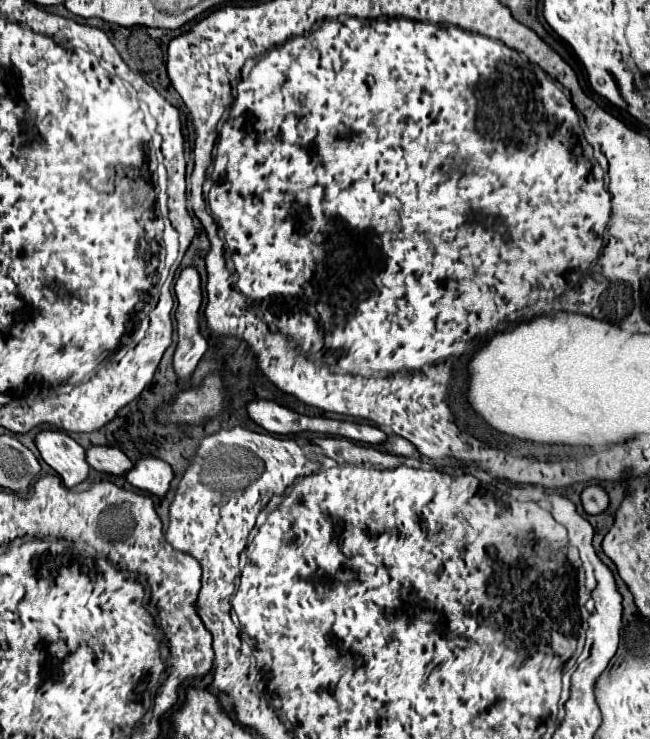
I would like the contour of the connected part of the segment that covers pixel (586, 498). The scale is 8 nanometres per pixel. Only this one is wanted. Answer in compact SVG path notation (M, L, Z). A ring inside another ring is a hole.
M591 484L581 492L581 502L587 514L601 514L609 506L609 496L603 486Z

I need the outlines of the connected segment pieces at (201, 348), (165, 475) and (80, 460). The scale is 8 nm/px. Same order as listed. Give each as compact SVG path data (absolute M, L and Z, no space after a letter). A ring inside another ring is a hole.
M187 266L187 268L181 270L179 280L175 282L175 296L177 296L175 318L177 318L177 338L179 338L179 342L177 342L177 350L175 350L175 356L173 356L173 368L183 382L189 382L195 368L197 368L197 360L201 360L203 354L207 352L207 340L199 332L199 308L201 308L201 298L203 298L201 296L201 278L199 278L199 272L193 266Z
M143 456L125 474L125 478L127 478L127 482L131 486L163 498L167 494L167 490L169 490L169 482L173 478L173 468L165 460L161 460L161 458Z
M41 430L35 436L35 446L41 458L63 478L67 488L83 482L89 474L85 448L61 430Z

